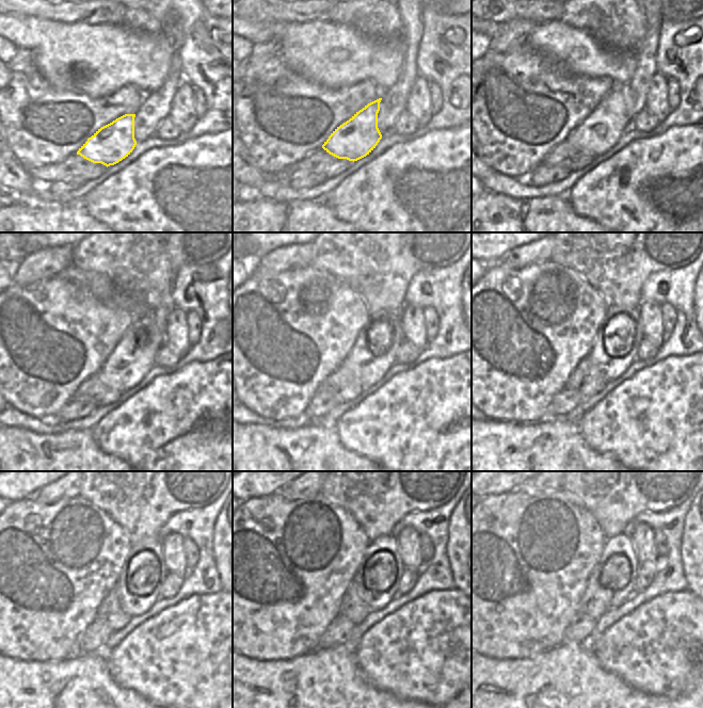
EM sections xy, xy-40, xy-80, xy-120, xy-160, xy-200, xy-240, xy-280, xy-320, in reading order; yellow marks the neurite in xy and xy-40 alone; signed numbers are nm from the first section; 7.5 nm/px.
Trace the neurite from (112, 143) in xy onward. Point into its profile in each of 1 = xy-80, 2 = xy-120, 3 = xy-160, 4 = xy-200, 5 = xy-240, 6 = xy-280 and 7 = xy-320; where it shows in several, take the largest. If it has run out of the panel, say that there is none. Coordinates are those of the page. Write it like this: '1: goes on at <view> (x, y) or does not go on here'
1: goes on at xy-80 (601, 130)
2: goes on at xy-120 (133, 356)
3: goes on at xy-160 (374, 351)
4: goes on at xy-200 (617, 341)
5: goes on at xy-240 (143, 572)
6: goes on at xy-280 (382, 563)
7: goes on at xy-320 (619, 559)

